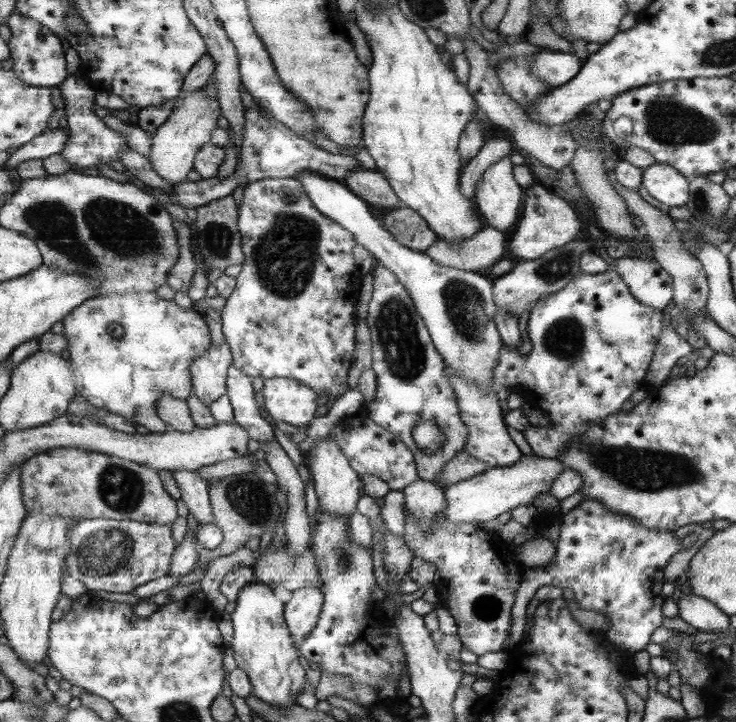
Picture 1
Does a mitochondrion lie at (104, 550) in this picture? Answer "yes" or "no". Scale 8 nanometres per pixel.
yes

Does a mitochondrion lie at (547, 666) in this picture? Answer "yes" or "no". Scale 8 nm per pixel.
no

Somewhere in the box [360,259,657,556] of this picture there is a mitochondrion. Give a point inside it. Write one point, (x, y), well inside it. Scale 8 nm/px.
(396, 328)

